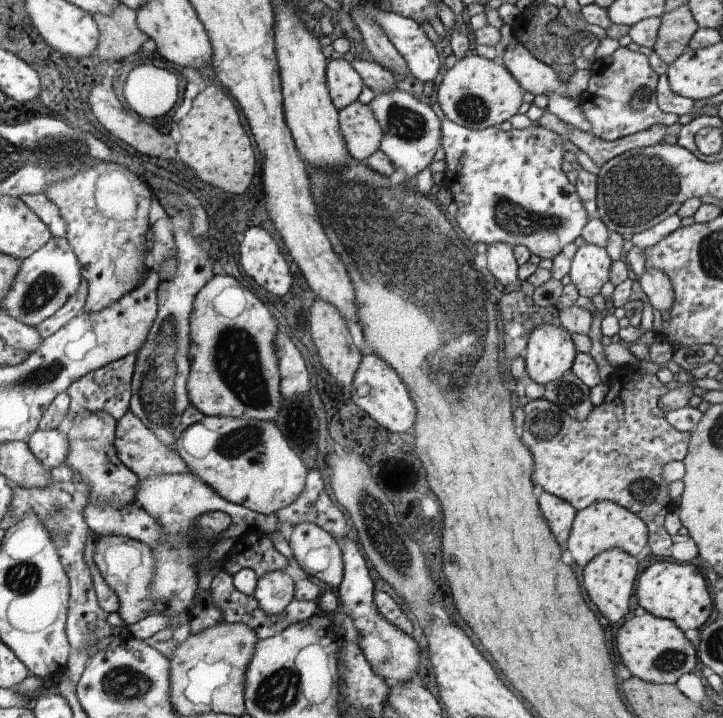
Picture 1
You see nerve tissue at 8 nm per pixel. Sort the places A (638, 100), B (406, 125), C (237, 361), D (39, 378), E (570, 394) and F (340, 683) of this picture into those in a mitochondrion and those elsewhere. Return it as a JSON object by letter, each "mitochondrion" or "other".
{"A":"mitochondrion","B":"mitochondrion","C":"mitochondrion","D":"mitochondrion","E":"mitochondrion","F":"other"}

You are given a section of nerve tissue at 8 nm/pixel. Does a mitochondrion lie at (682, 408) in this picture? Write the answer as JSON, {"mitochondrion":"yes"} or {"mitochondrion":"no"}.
{"mitochondrion":"no"}

